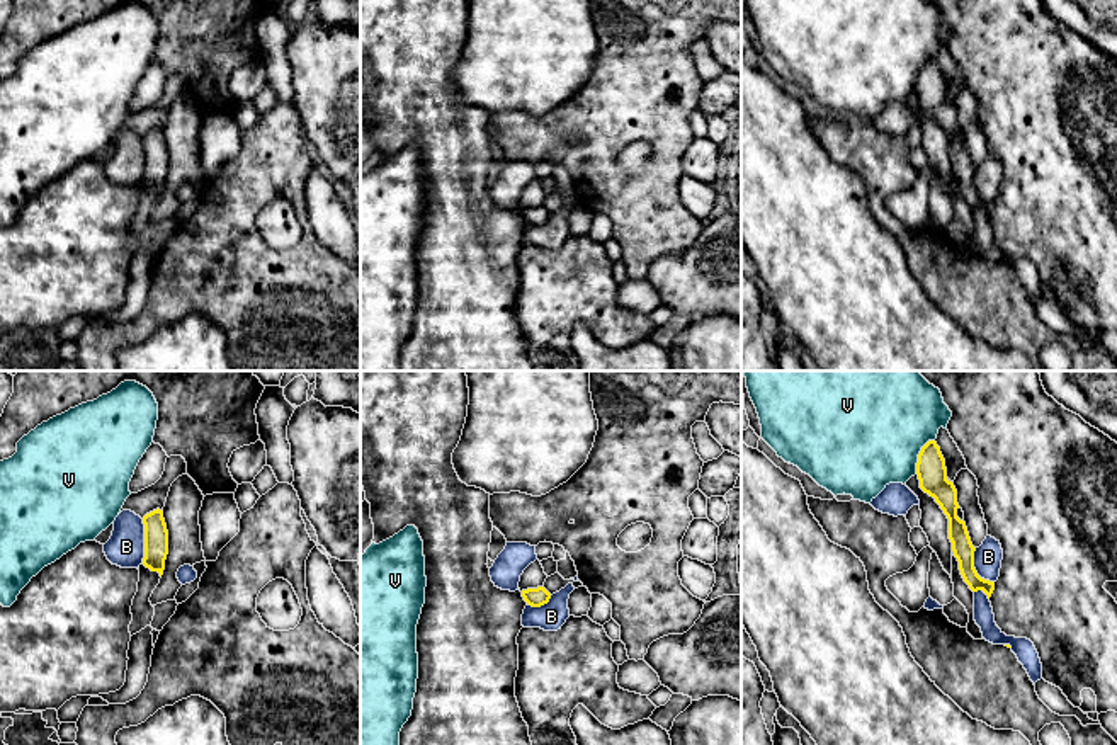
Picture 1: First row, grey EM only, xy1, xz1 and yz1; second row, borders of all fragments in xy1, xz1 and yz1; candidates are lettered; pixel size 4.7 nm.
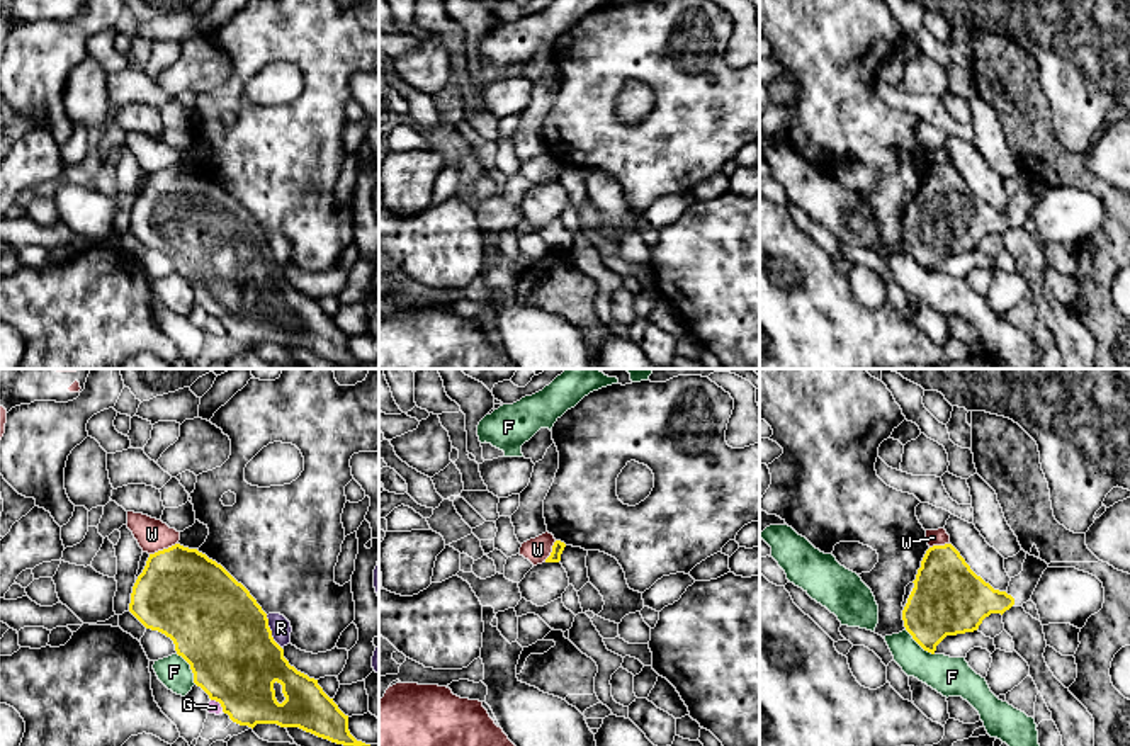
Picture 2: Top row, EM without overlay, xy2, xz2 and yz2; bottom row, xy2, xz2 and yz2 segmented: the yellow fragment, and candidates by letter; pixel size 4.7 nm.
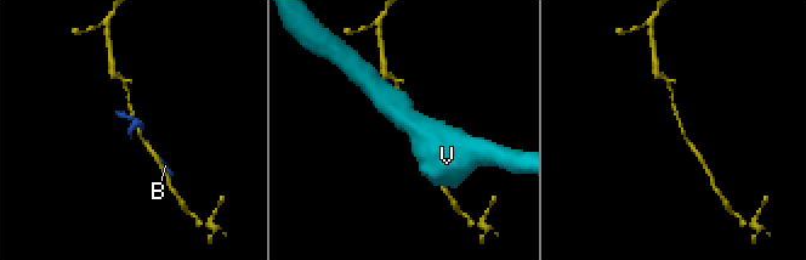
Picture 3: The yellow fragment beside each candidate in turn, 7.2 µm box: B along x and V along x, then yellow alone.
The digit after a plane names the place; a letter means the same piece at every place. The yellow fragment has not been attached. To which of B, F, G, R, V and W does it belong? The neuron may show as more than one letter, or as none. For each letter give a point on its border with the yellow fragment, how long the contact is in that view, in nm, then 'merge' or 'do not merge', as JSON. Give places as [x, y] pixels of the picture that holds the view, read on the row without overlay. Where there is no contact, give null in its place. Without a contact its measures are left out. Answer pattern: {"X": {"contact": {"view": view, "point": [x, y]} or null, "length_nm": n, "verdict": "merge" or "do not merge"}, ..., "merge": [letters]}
{"B": {"contact": {"view": "xy1", "point": [145, 160]}, "length_nm": 200, "verdict": "do not merge"}, "F": {"contact": {"view": "xy2", "point": [191, 288]}, "length_nm": 180, "verdict": "do not merge"}, "G": {"contact": {"view": "xy2", "point": [220, 322]}, "length_nm": 90, "verdict": "do not merge"}, "R": {"contact": {"view": "xy2", "point": [271, 252]}, "length_nm": 180, "verdict": "do not merge"}, "V": {"contact": {"view": "yz1", "point": [918, 73]}, "length_nm": 190, "verdict": "do not merge"}, "W": {"contact": {"view": "xy2", "point": [163, 169]}, "length_nm": 150, "verdict": "do not merge"}, "merge": []}

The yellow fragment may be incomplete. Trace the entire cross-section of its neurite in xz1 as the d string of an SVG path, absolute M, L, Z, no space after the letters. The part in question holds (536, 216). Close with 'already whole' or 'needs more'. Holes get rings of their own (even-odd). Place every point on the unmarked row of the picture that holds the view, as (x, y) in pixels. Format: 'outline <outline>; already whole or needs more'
outline M544 206L522 209L524 219L532 226L541 226L549 221L551 213Z; already whole

